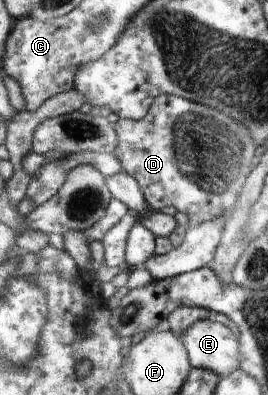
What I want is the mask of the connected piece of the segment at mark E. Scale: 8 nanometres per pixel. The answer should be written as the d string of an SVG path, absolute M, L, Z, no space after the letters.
M198 320L181 336L193 368L203 368L225 377L232 375L245 362L239 337L222 323Z

